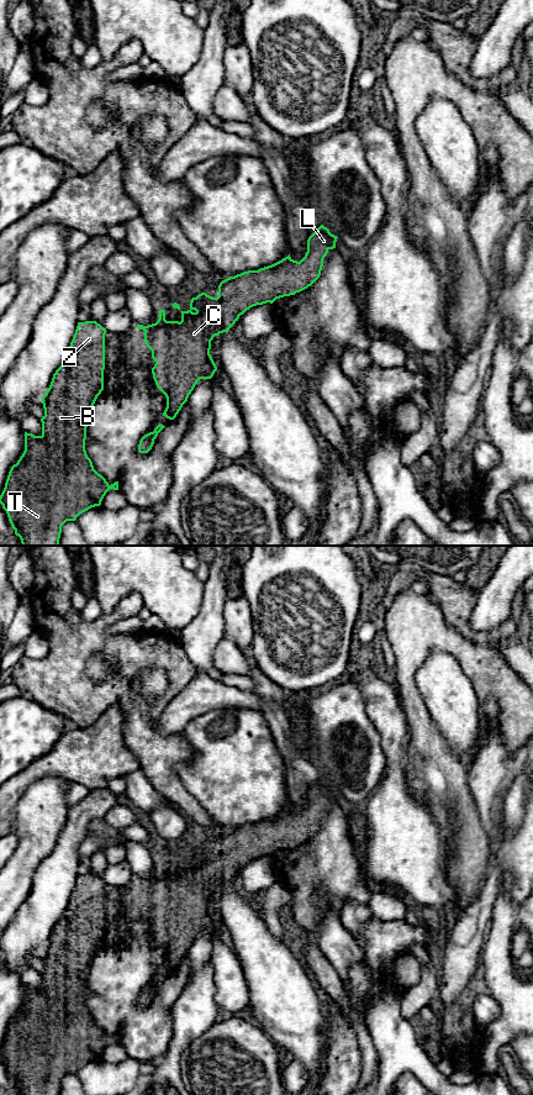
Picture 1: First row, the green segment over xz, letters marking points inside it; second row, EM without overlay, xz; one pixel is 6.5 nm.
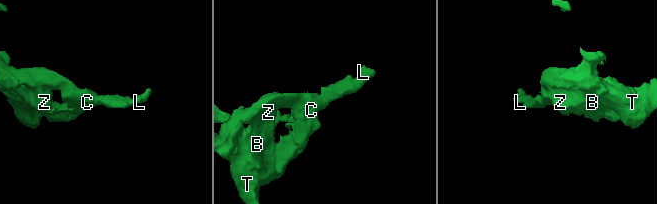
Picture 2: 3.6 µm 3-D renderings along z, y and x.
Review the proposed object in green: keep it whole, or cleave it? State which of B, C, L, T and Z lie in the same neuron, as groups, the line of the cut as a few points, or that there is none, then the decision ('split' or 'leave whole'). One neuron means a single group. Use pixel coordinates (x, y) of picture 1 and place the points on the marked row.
groups B C L T Z; cut none; leave whole

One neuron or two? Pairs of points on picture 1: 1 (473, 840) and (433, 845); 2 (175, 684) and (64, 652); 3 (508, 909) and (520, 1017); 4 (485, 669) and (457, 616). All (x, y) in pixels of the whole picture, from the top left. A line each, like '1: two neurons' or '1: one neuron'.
1: two neurons
2: one neuron
3: one neuron
4: two neurons

